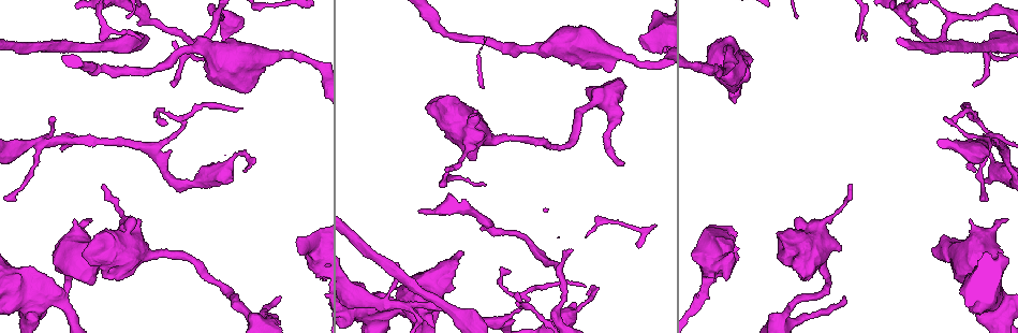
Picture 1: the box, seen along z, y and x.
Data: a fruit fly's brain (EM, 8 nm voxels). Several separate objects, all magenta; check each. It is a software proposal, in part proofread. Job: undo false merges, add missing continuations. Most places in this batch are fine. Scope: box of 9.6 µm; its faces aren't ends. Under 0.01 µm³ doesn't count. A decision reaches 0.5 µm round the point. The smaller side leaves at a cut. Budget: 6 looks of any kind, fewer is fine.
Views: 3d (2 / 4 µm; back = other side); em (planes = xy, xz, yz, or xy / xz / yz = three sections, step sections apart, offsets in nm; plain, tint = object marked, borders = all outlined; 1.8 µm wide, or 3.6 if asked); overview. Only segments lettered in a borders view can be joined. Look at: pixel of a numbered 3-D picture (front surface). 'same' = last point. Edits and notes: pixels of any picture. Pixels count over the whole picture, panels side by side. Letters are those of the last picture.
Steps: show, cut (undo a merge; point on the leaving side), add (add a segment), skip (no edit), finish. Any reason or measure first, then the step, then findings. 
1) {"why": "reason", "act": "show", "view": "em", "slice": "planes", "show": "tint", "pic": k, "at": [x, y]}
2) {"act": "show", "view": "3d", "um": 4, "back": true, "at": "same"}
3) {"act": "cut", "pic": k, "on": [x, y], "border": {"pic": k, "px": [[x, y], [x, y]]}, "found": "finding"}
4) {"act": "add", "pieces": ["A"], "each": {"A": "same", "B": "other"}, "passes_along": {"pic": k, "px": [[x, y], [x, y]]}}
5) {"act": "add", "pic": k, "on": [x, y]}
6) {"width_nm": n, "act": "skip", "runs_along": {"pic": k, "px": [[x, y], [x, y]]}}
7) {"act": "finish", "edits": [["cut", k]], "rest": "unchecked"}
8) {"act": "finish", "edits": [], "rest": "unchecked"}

{"why": "an open end", "act": "show", "view": "em", "slice": "yz", "step": 16, "show": "tint", "pic": 1, "at": [984, 41]}

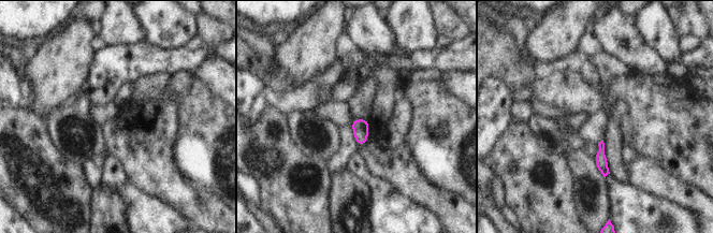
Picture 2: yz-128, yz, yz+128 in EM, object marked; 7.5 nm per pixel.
{"act": "show", "view": "em", "slice": "planes", "show": "tint", "at": "same"}

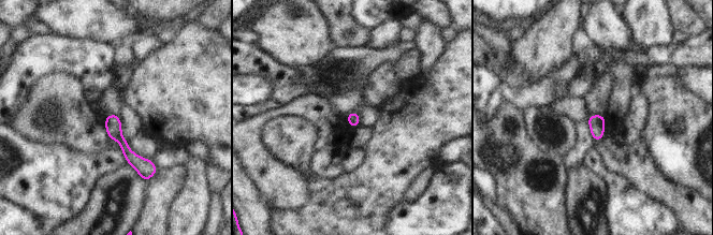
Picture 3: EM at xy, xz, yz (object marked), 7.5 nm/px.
{"why": "what lies round it", "act": "show", "view": "em", "slice": "planes", "show": "borders", "at": "same"}

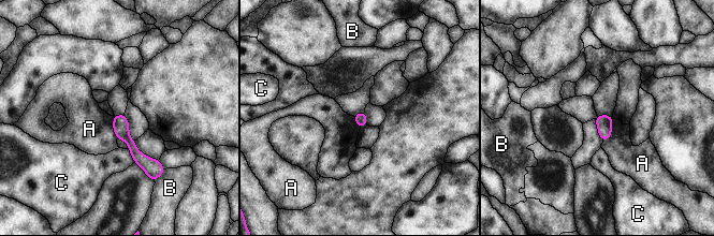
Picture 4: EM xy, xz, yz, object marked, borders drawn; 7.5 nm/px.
{"width_nm": 100, "act": "skip", "each": {"A": "other", "B": "other", "C": "other"}, "border": {"pic": 4, "px": [[613, 119], [611, 135], [602, 143]]}, "found": "no lettered segment goes on from it"}

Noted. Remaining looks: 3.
{"why": "branch point", "act": "show", "view": "3d", "um": 4, "pic": 1, "at": [987, 142]}

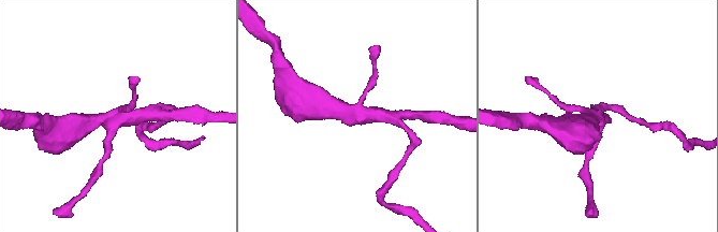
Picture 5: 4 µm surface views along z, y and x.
{"act": "show", "view": "em", "slice": "xz", "step": 8, "show": "tint", "pic": 5, "at": [109, 120]}

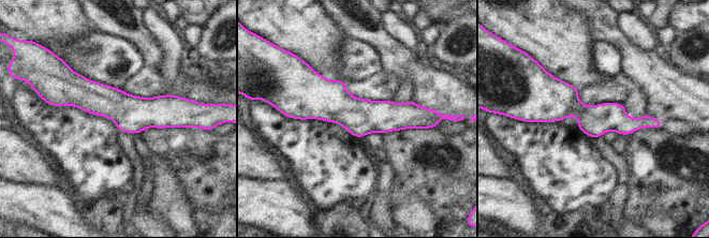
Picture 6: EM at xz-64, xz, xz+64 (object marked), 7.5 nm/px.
{"act": "show", "view": "em", "slice": "xz", "step": 8, "show": "borders", "at": "same"}

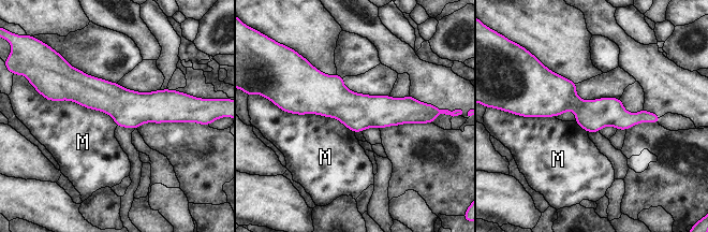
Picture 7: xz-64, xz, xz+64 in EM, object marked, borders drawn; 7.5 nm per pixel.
{"act": "skip", "each": {"M": "other"}, "runs_along": {"pic": 7, "px": [[291, 107], [344, 104], [419, 118]]}, "found": "one neuron here"}

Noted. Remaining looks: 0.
{"act": "finish", "edits": [], "rest": "unchecked"}

